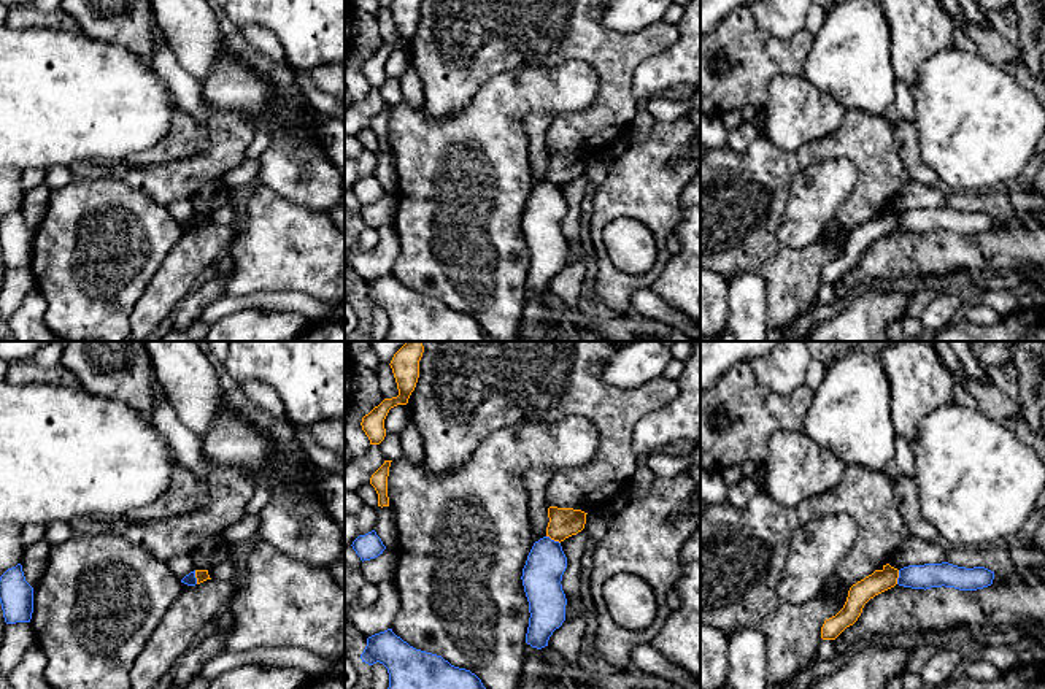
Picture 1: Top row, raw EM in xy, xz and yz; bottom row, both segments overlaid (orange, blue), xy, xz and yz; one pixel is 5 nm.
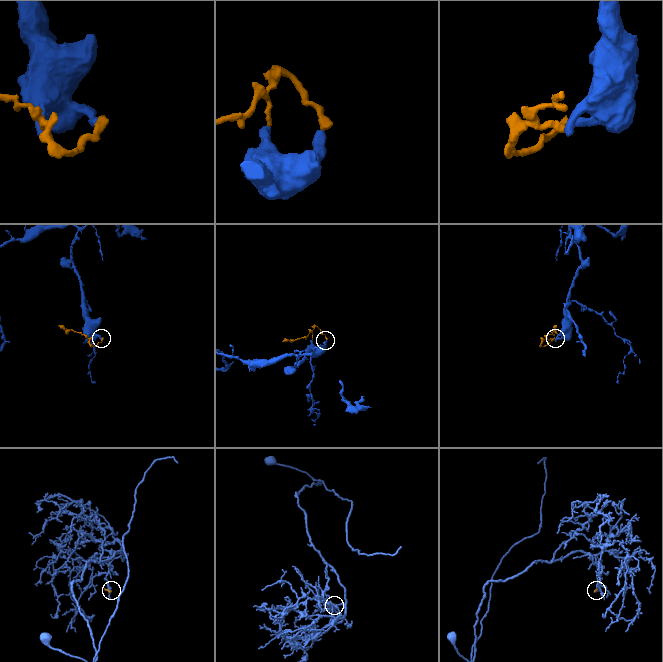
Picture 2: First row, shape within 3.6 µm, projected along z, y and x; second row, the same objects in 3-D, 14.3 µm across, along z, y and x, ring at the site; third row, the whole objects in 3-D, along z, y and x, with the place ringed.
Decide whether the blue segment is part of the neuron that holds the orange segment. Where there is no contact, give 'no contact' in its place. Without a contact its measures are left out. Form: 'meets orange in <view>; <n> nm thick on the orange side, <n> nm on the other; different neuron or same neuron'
meets orange in xy; 60 nm thick on the orange side, 60 nm on the other; different neuron

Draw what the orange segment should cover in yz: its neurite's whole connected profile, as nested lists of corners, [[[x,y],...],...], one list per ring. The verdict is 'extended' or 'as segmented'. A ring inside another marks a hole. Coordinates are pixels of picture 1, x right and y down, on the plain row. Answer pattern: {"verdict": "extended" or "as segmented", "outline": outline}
{"verdict": "as segmented", "outline": [[[886,208],[881,214],[875,214],[872,219],[853,229],[843,252],[835,260],[824,265],[821,283],[835,284],[846,271],[858,265],[864,249],[875,240],[894,232],[897,222],[899,214]]]}

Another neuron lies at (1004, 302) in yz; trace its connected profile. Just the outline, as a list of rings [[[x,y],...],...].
[[[1007,289],[980,291],[978,303],[991,306],[1002,318],[1020,310],[1018,297],[1012,291],[1007,291]]]

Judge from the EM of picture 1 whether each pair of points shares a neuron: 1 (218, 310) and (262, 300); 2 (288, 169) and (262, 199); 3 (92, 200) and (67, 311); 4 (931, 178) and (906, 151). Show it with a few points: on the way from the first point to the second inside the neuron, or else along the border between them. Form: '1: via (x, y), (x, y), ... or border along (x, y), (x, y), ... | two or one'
1: via (229, 305), (251, 300) | one
2: border along (261, 184), (304, 205) | two
3: via (73, 227), (69, 284) | one
4: via (925, 172), (910, 157) | one

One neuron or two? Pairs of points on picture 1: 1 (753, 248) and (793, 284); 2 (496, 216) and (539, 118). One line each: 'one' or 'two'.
1: one
2: two

